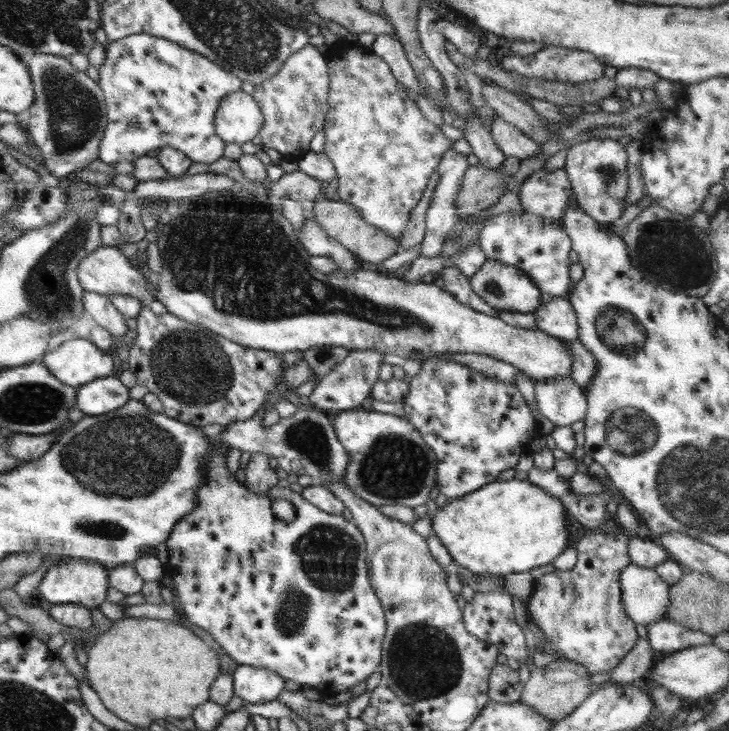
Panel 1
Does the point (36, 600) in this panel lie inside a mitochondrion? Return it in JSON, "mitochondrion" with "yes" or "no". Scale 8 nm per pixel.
{"mitochondrion":"no"}

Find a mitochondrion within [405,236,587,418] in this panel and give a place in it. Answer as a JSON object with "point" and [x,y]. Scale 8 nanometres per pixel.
{"point":[494,289]}

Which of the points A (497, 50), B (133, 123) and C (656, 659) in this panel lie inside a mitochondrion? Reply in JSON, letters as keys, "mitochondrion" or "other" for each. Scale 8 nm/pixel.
{"A":"other","B":"mitochondrion","C":"other"}

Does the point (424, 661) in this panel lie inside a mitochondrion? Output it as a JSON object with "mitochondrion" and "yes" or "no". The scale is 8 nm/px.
{"mitochondrion":"yes"}

